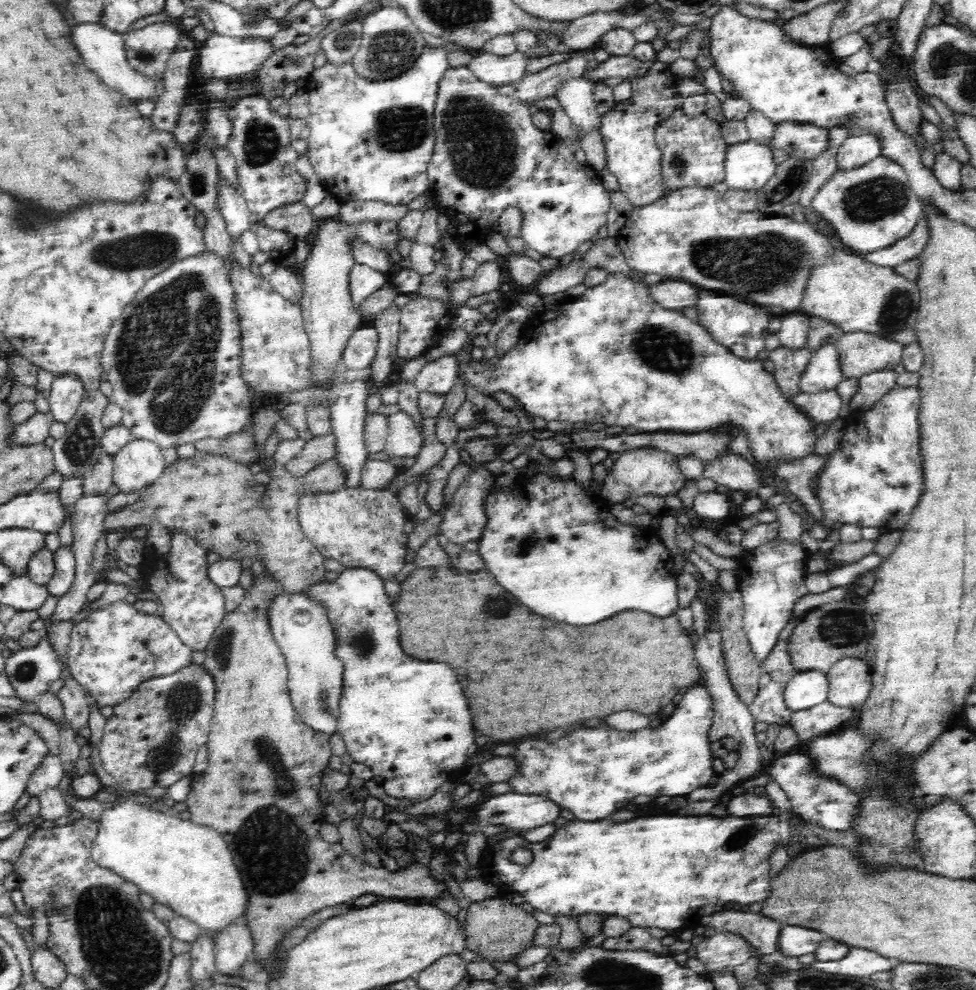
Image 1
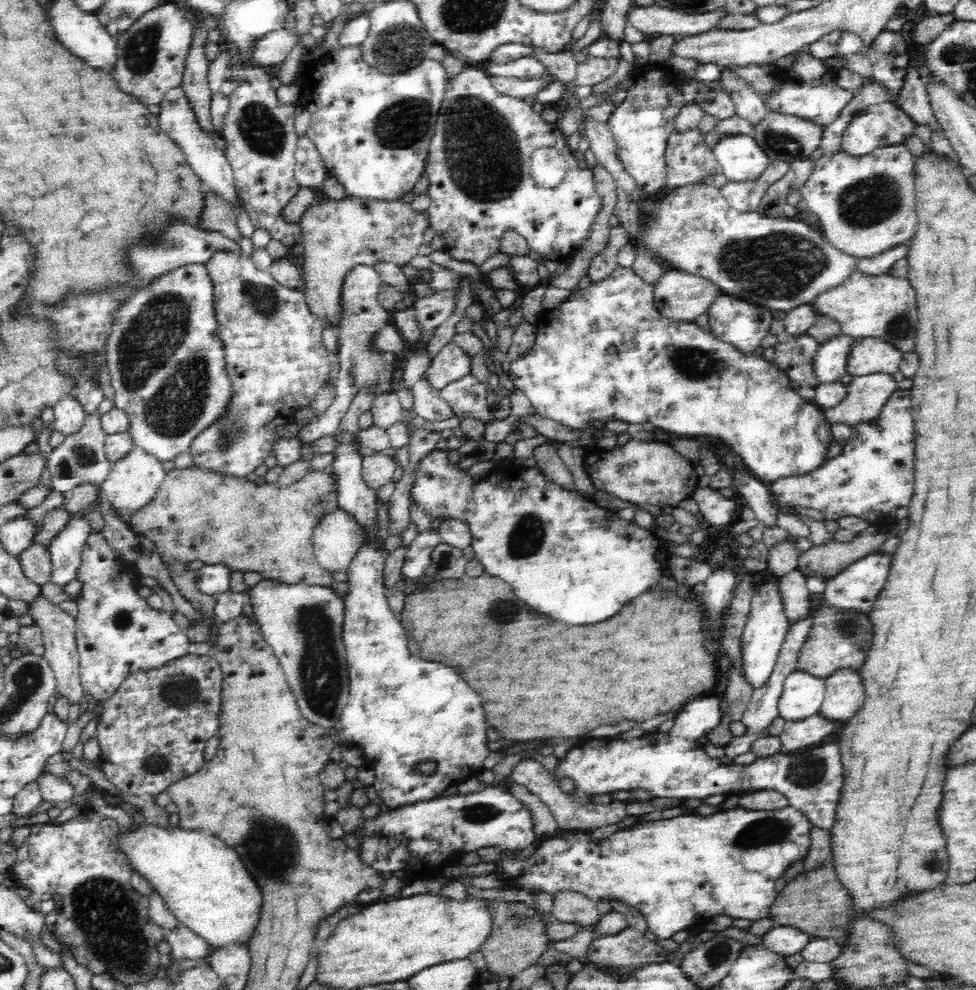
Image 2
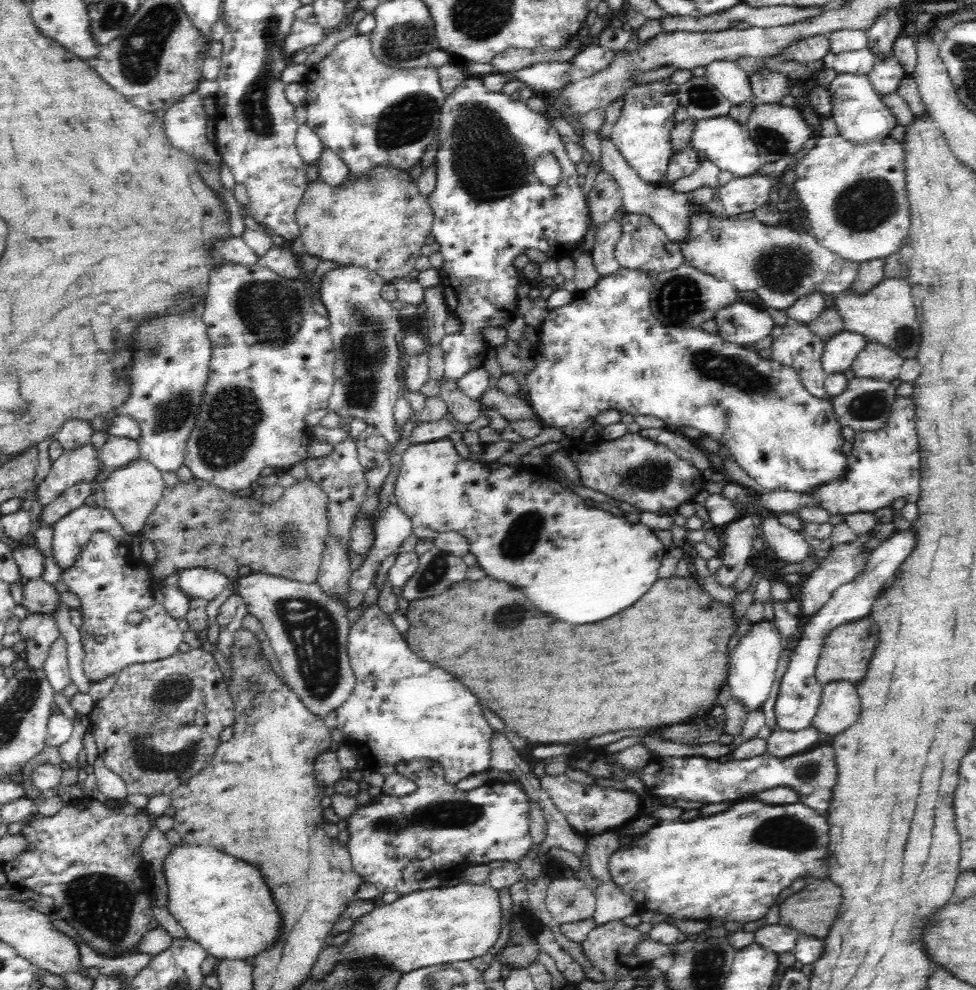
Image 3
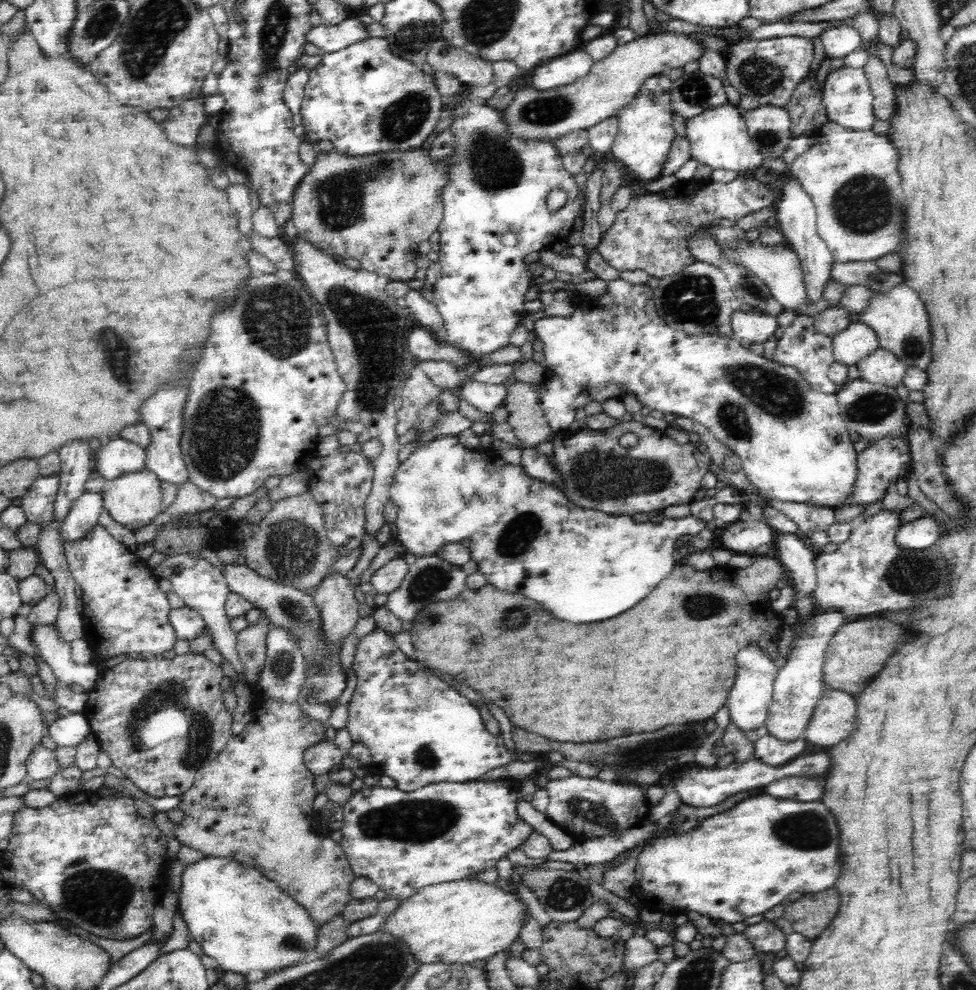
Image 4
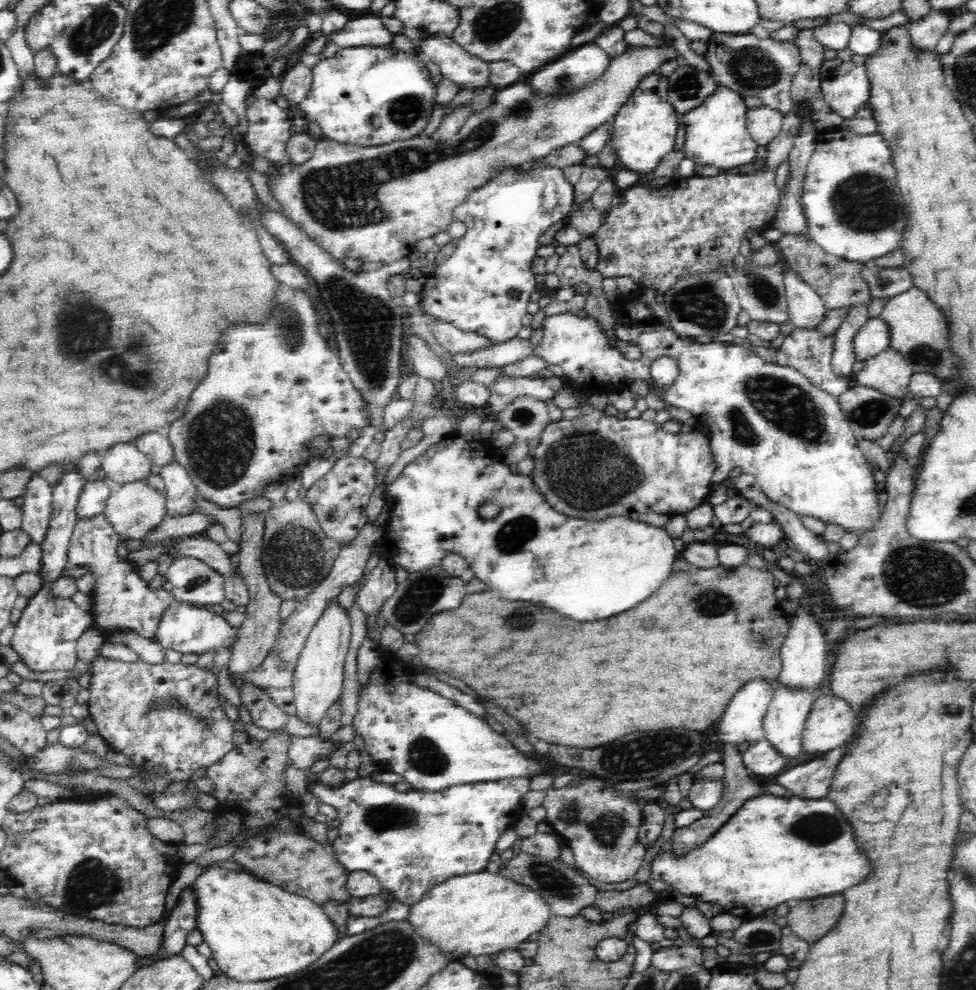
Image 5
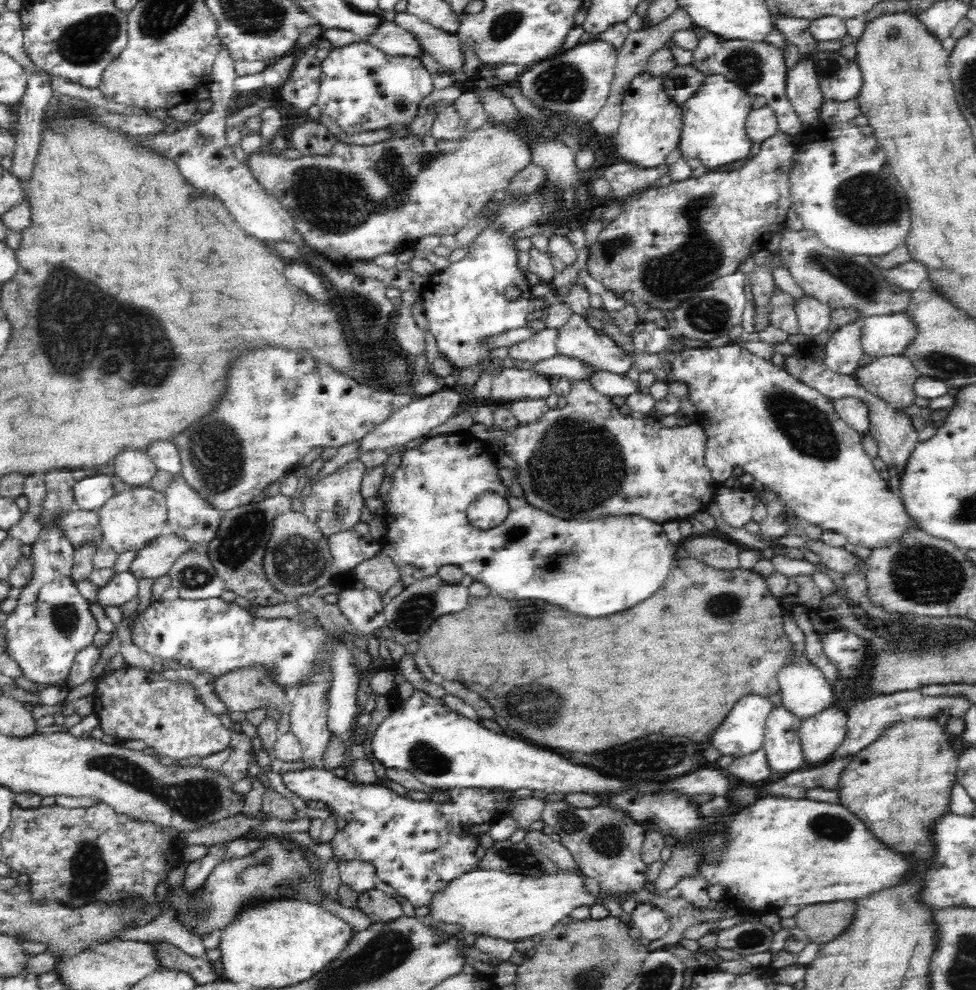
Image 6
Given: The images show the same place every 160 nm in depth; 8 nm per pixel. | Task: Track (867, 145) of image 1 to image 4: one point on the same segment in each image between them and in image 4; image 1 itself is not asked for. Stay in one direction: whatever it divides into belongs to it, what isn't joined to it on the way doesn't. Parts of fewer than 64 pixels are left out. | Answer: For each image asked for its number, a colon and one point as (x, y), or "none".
2: (880, 125)
3: (861, 117)
4: (847, 95)

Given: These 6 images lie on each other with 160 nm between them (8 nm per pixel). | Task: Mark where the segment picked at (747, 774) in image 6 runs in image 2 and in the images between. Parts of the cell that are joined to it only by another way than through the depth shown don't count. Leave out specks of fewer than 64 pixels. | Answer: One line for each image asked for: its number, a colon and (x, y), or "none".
2: (798, 735)
3: (781, 743)
4: (769, 750)
5: (762, 759)

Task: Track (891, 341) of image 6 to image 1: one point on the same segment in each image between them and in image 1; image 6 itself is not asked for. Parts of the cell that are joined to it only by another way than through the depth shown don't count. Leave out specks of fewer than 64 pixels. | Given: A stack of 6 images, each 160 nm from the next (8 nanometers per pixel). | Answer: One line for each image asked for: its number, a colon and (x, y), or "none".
1: (823, 373)
2: (830, 361)
3: (840, 351)
4: (857, 340)
5: (871, 338)

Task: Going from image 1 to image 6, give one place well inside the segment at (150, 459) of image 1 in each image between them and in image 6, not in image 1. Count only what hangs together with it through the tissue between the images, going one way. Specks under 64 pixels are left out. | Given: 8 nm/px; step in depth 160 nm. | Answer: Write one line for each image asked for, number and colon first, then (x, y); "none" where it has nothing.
2: (133, 481)
3: (131, 492)
4: (134, 499)
5: (137, 508)
6: (130, 519)

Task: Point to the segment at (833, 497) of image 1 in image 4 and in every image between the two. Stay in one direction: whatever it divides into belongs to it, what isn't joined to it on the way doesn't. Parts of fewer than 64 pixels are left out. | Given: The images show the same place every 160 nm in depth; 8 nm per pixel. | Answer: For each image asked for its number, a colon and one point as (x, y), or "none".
2: (875, 474)
3: (884, 464)
4: (878, 466)

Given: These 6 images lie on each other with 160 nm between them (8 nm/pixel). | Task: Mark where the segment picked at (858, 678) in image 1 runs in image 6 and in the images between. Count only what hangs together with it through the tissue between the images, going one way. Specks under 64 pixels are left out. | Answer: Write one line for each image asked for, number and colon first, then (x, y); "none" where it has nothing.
2: (844, 691)
3: (840, 708)
4: (834, 719)
5: (830, 724)
6: (821, 735)

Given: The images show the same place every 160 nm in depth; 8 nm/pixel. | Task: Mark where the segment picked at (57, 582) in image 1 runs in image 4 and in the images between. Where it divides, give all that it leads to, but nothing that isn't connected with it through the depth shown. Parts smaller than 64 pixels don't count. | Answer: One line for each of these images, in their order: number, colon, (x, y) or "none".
2: (66, 548)
3: (71, 533)
4: (83, 516)

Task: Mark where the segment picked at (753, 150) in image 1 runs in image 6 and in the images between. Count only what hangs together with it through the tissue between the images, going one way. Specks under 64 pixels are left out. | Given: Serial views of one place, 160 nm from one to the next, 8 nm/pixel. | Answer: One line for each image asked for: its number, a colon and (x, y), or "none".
2: (740, 158)
3: (728, 144)
4: (719, 138)
5: (716, 131)
6: (714, 119)

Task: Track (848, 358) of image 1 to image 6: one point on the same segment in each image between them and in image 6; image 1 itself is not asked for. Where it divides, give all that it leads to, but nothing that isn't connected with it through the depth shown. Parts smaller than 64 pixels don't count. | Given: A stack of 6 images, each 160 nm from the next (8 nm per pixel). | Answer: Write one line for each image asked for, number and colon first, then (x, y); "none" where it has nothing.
2: (868, 355)
3: (875, 360)
4: (881, 366)
5: (887, 372)
6: (891, 378)

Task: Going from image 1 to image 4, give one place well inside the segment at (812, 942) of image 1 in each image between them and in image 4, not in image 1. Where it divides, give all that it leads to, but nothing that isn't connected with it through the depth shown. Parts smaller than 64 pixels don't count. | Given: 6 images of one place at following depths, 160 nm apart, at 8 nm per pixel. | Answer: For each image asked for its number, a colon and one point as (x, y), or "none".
2: (785, 940)
3: (779, 938)
4: (766, 936)

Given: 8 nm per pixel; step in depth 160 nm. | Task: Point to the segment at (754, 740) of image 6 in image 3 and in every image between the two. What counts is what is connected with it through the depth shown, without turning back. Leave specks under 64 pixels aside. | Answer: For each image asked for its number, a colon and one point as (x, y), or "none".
3: (753, 665)
4: (752, 694)
5: (742, 722)

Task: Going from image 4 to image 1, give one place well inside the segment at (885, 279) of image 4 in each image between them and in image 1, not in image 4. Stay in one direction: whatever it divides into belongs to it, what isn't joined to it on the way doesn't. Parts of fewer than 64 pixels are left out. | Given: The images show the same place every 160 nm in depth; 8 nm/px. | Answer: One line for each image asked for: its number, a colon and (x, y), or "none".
1: (692, 234)
2: (780, 263)
3: (779, 264)

